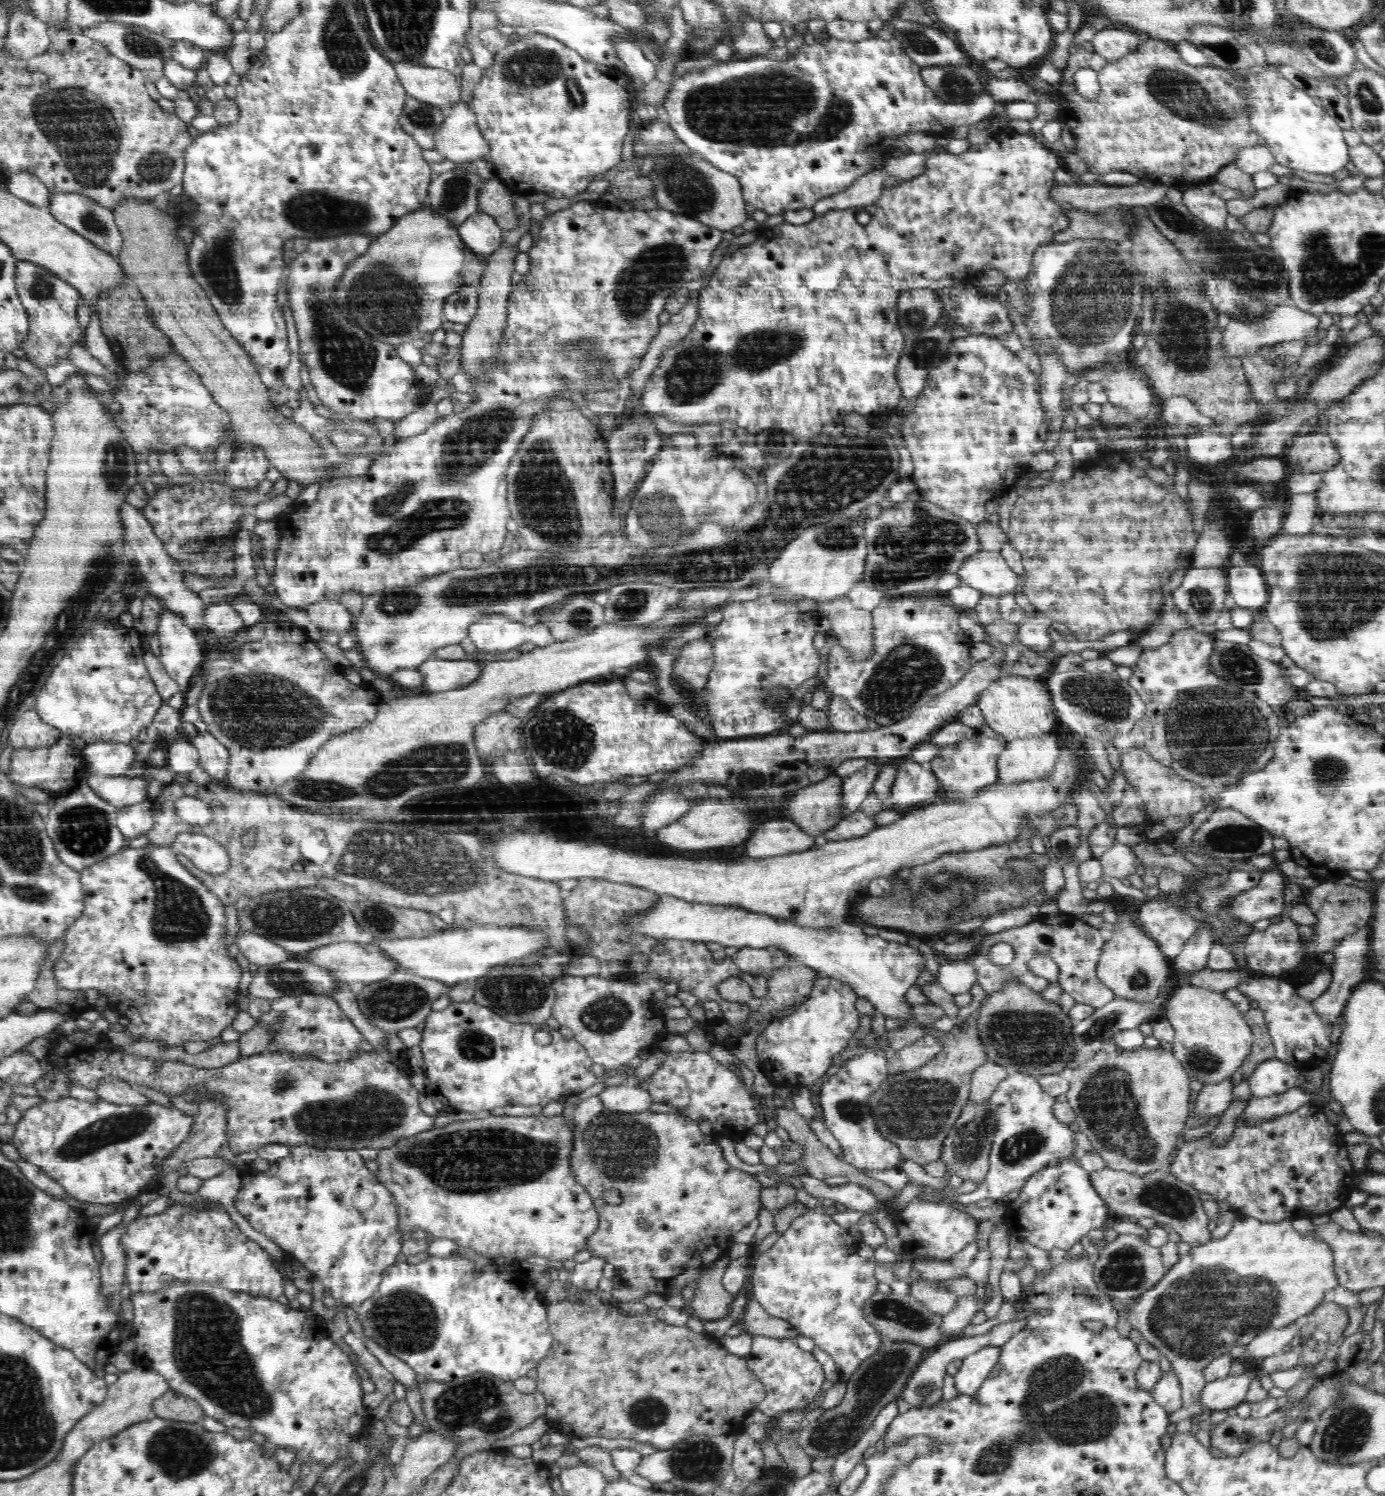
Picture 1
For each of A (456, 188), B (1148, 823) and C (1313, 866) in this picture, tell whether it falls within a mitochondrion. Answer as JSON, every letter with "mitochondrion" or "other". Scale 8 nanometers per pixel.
{"A":"mitochondrion","B":"other","C":"other"}

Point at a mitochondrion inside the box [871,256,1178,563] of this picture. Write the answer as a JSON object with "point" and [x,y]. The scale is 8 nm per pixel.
{"point":[922,351]}

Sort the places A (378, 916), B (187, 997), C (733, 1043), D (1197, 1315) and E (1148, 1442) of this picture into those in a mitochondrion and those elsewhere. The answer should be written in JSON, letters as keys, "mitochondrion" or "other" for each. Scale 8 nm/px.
{"A":"mitochondrion","B":"other","C":"other","D":"mitochondrion","E":"other"}

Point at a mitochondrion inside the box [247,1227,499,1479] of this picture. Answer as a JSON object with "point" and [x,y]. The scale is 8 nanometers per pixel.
{"point":[406,1321]}

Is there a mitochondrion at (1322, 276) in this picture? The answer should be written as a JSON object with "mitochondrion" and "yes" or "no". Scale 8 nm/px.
{"mitochondrion":"yes"}

